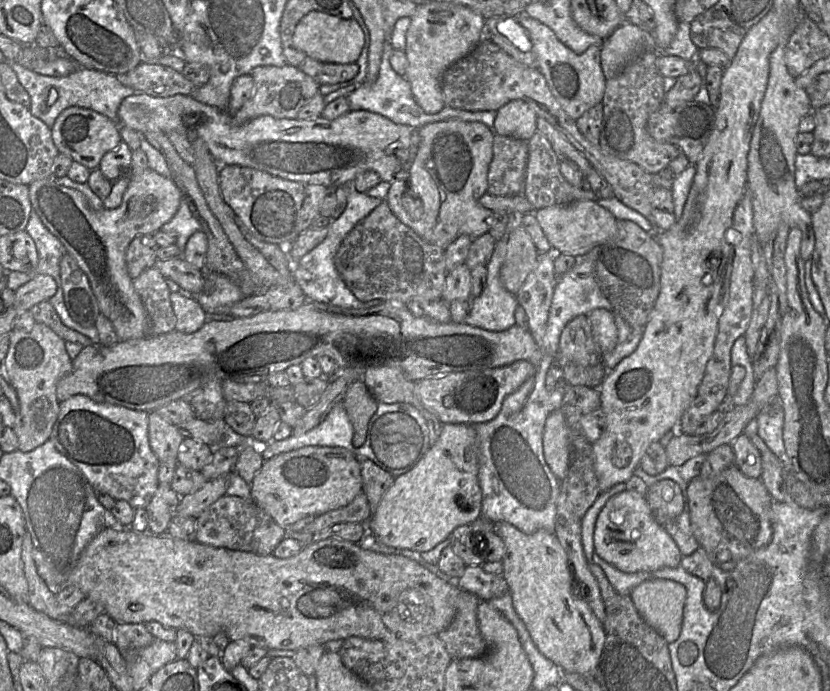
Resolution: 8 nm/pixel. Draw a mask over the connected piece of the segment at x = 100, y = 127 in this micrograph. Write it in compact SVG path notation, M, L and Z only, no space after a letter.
M71 106L65 109L51 127L52 139L59 153L65 154L90 170L99 168L103 156L116 148L123 140L117 120L90 108Z

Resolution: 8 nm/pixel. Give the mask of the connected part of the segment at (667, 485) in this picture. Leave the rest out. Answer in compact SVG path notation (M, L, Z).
M669 479L650 485L645 498L653 516L663 527L672 523L686 509L680 487Z

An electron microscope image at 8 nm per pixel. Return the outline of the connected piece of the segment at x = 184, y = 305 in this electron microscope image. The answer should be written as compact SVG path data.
M172 292L170 300L176 316L177 331L185 334L194 333L207 321L208 314L191 295Z

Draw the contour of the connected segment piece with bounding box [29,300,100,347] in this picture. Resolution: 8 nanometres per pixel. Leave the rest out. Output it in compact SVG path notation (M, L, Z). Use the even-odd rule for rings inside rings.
M48 300L32 306L29 311L36 323L48 326L66 342L78 343L83 347L92 345L100 346L99 343L93 343L90 338L65 326Z

